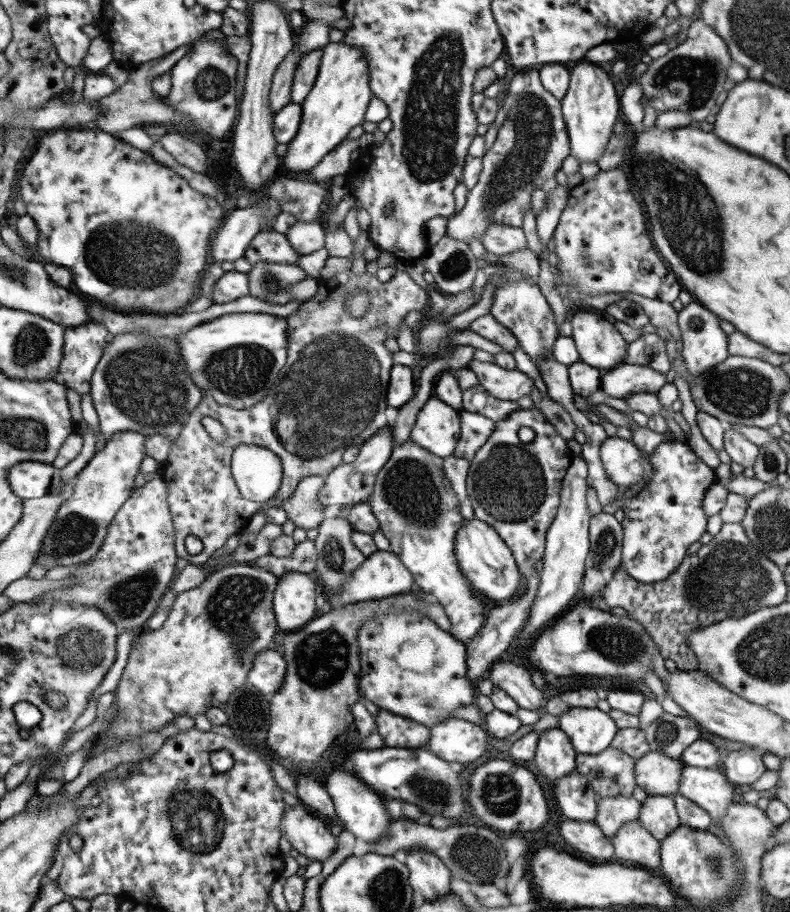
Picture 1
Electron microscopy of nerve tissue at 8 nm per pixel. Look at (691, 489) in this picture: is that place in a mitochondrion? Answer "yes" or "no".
no

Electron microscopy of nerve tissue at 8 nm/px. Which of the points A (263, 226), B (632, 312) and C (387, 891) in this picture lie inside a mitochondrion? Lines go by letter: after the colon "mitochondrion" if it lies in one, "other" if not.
A: other
B: other
C: mitochondrion

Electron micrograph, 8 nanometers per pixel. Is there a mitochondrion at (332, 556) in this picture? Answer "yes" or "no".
yes

